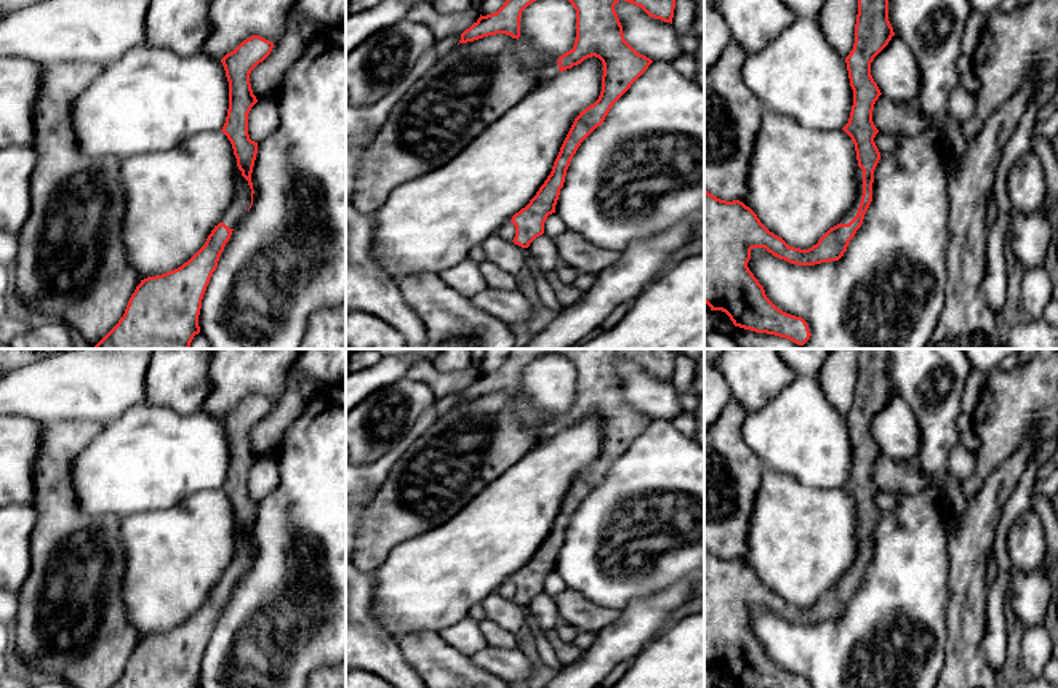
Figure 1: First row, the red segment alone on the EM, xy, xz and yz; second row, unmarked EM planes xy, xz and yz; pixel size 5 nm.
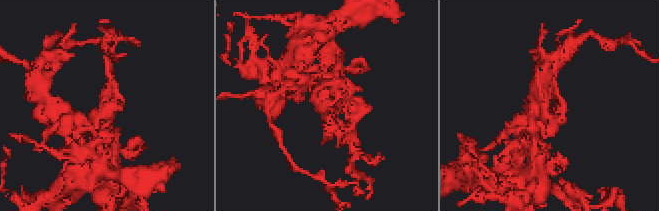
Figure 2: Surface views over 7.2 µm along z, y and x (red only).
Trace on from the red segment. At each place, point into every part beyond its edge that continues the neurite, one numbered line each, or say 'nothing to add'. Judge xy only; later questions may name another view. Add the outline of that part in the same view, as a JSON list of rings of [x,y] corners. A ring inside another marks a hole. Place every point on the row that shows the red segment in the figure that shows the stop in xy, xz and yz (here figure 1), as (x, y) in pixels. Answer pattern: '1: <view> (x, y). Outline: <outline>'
1: xy (242, 199). Outline: [[[235,170],[235,195],[229,208],[221,218],[221,222],[224,222],[229,229],[234,229],[238,221],[245,216],[251,205],[251,189],[248,186],[248,181],[242,176],[242,171]]]

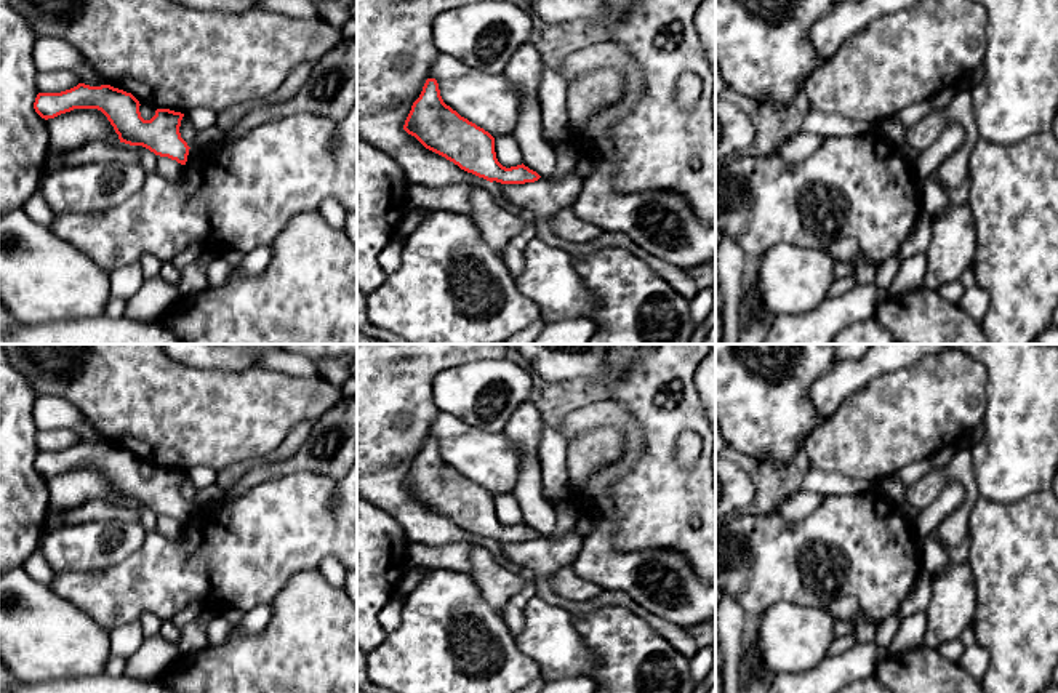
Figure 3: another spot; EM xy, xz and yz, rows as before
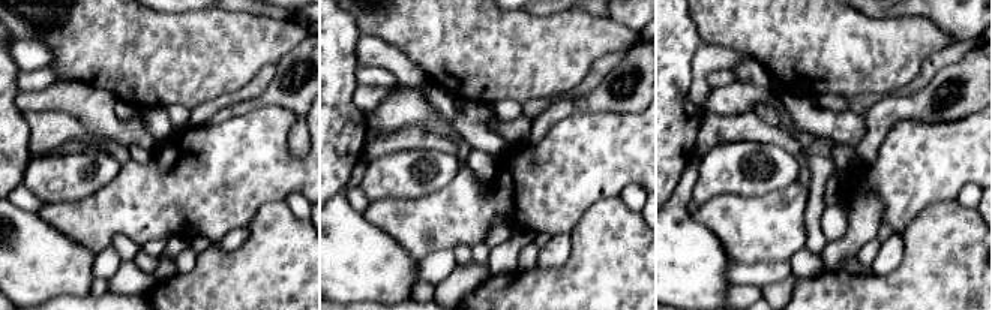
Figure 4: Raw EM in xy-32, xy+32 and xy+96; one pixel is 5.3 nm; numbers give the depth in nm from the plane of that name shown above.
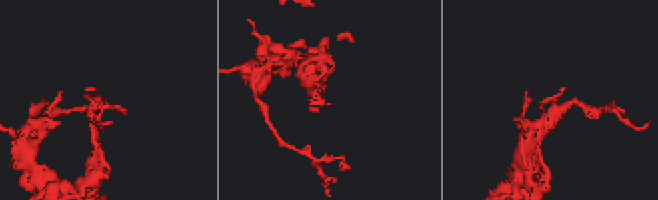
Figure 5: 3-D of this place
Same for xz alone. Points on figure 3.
nothing to add

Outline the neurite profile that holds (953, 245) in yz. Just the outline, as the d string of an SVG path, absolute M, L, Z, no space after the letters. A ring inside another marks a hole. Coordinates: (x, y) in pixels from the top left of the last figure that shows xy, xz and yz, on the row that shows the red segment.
M968 203L949 206L932 221L924 286L938 291L943 285L959 280L964 270L973 266L975 253L976 229Z

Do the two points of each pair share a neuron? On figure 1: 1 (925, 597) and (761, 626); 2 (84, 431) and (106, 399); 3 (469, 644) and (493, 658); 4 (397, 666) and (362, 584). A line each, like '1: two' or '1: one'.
1: one
2: two
3: two
4: one

